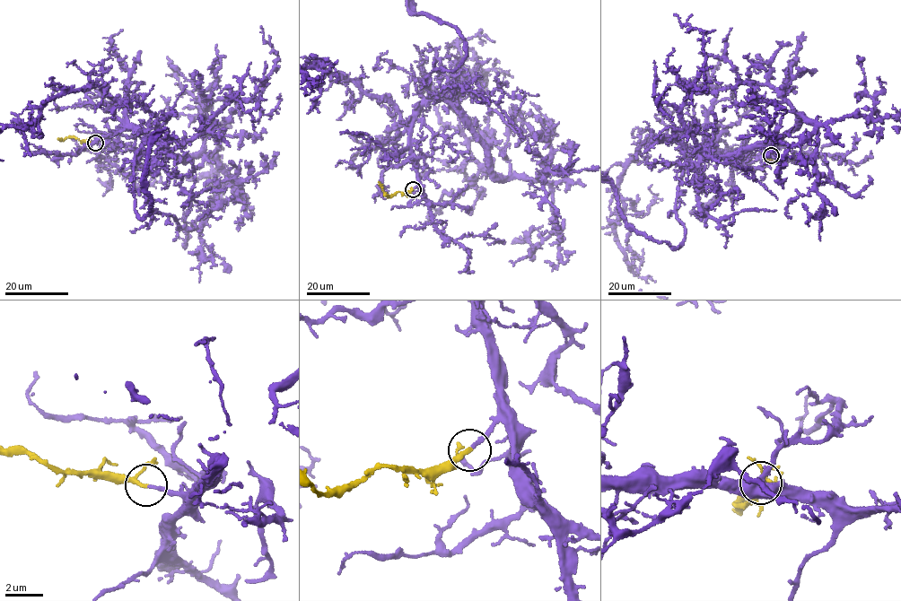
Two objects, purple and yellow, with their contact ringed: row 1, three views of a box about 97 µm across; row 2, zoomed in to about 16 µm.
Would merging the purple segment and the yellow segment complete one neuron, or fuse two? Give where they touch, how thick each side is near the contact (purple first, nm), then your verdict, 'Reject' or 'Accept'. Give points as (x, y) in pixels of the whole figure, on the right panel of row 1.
Place: (771, 155). Thickness 180 nm (purple) against 180 nm. Accept

